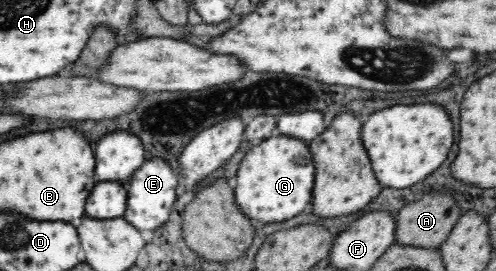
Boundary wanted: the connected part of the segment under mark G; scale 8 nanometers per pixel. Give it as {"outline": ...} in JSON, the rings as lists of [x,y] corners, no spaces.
{"outline":[[[275,133],[247,150],[237,172],[235,200],[239,208],[253,220],[271,226],[283,226],[285,222],[305,210],[312,200],[315,184],[314,158],[309,145],[300,138]]]}

